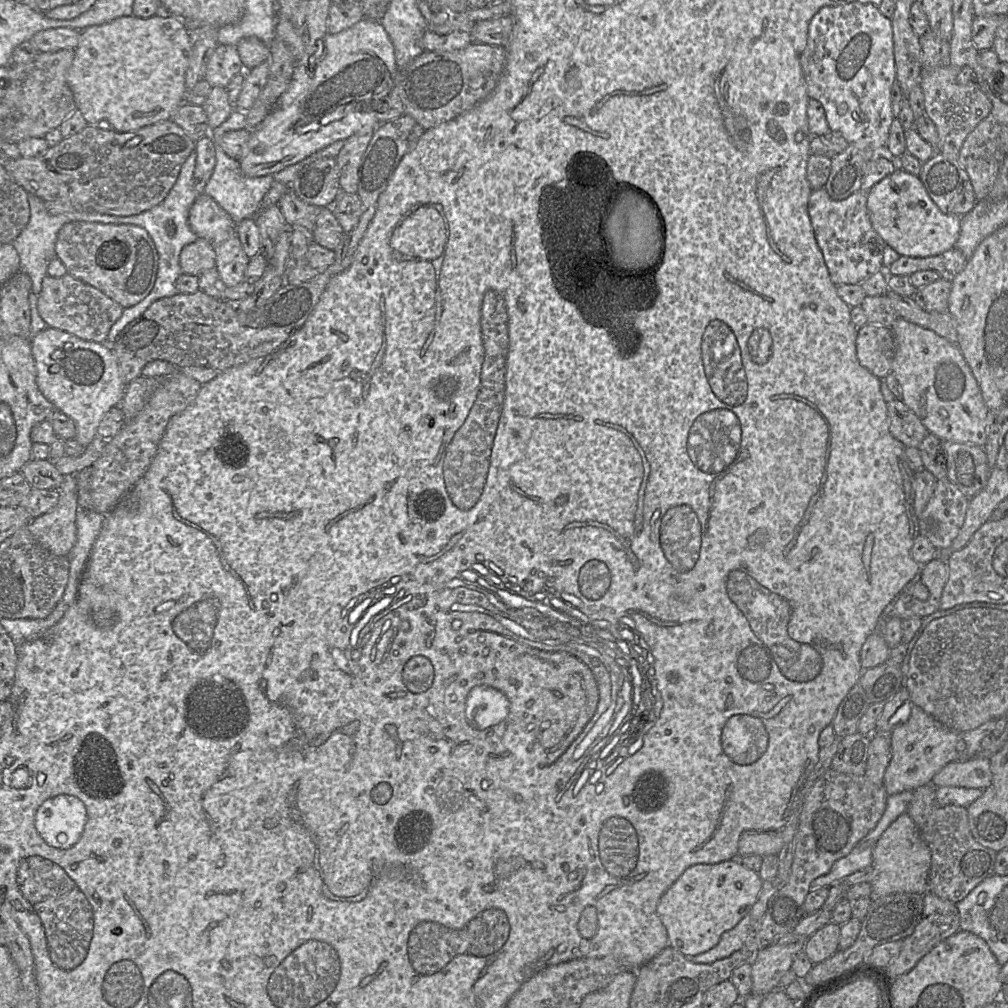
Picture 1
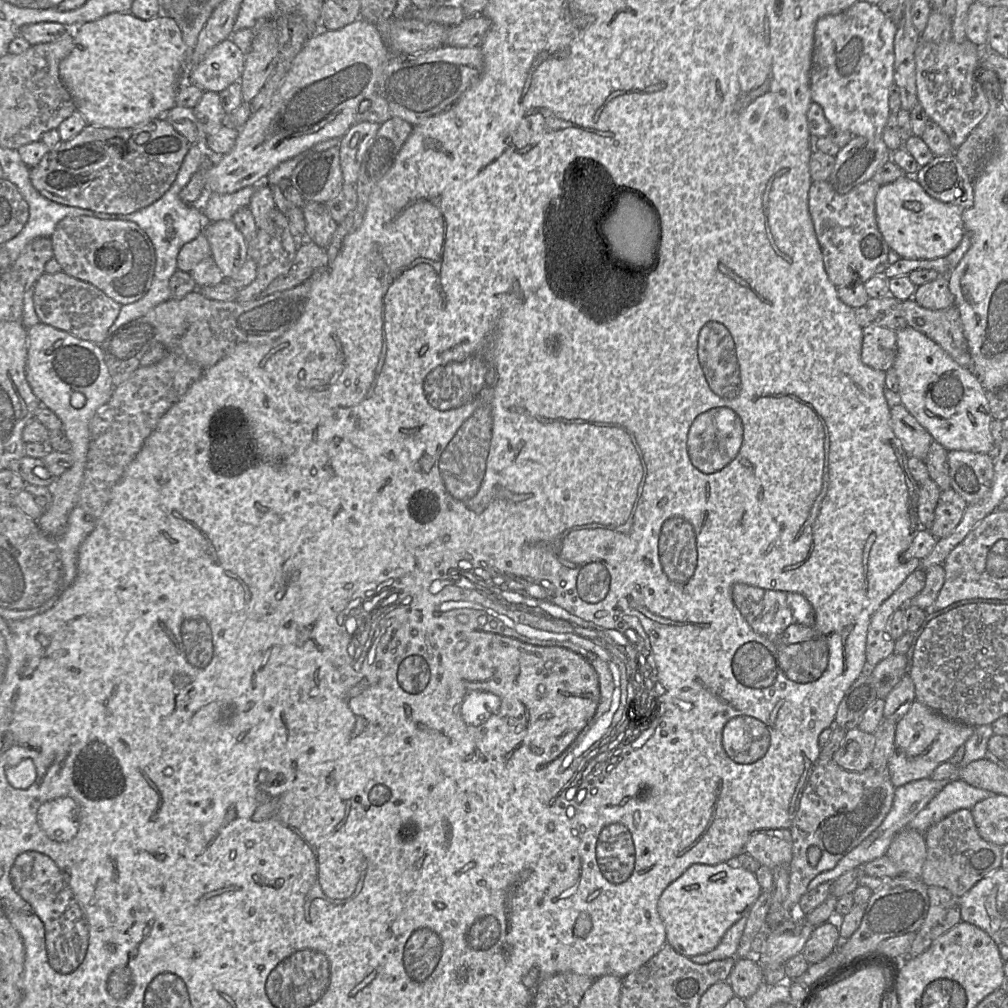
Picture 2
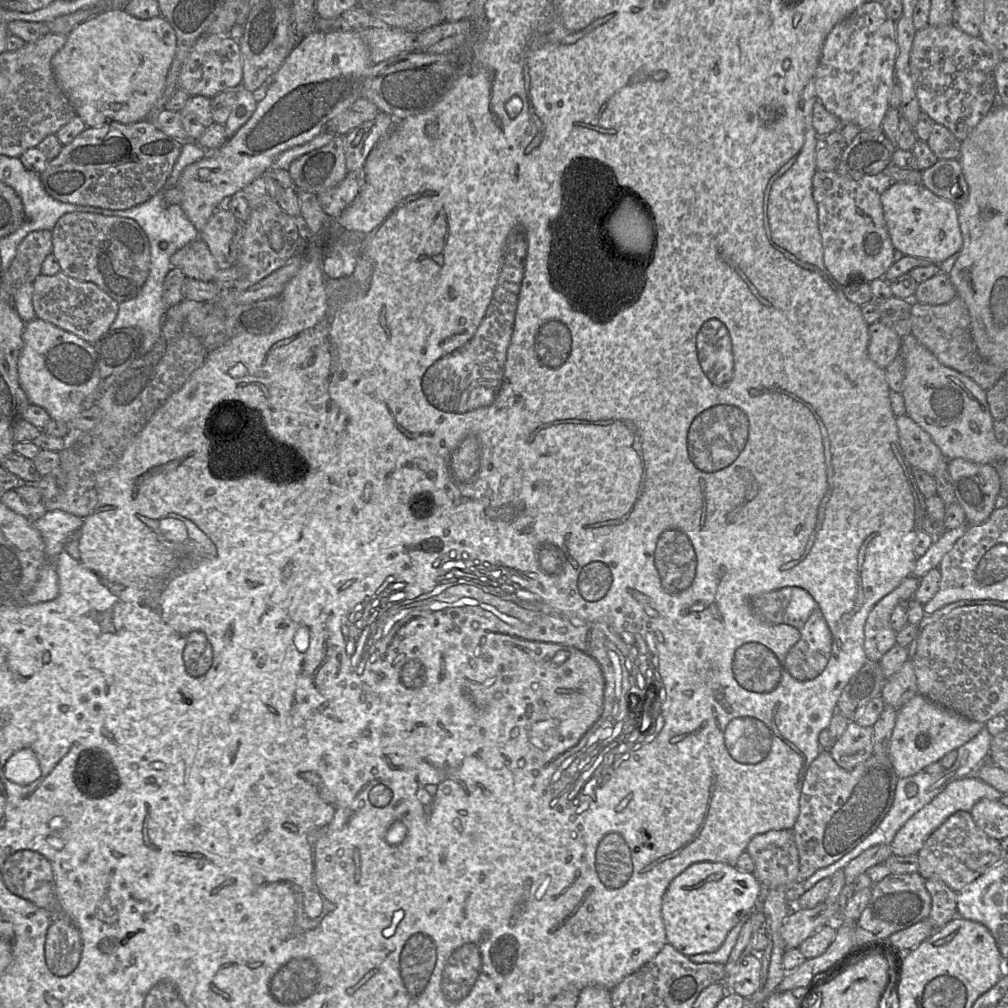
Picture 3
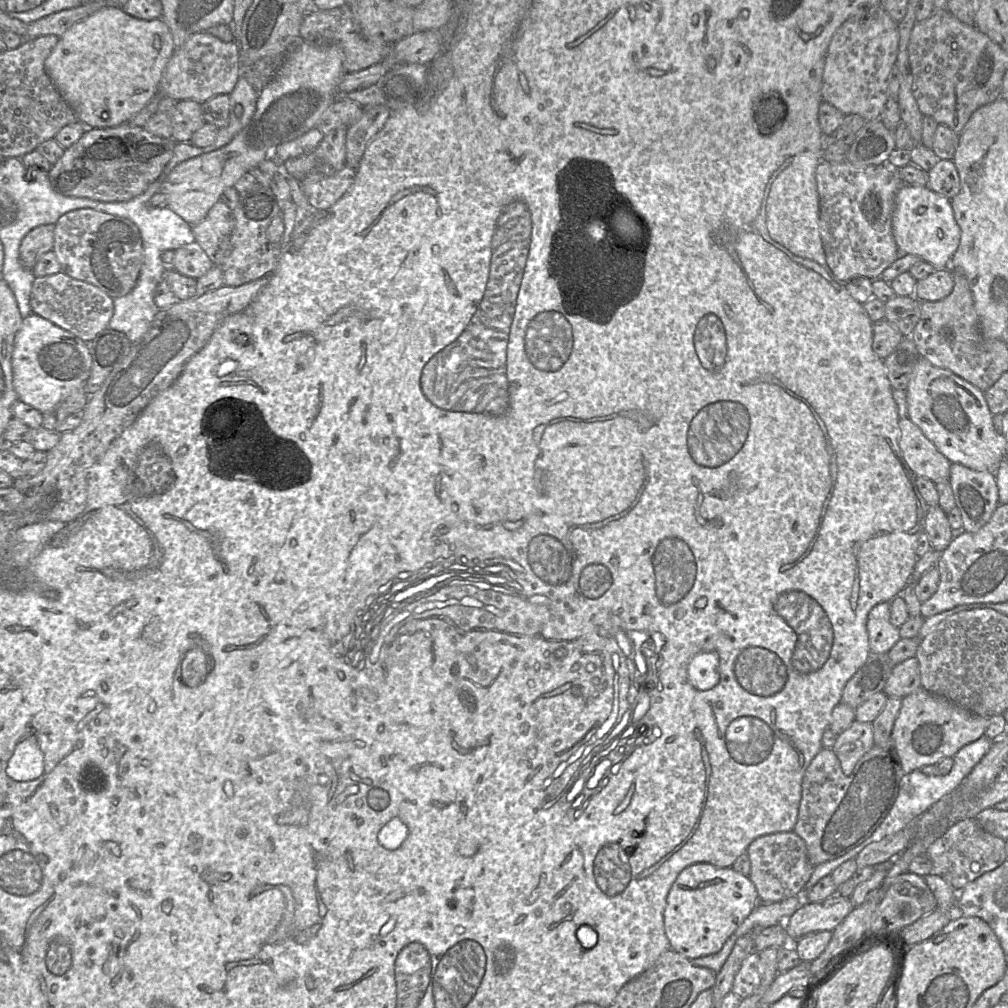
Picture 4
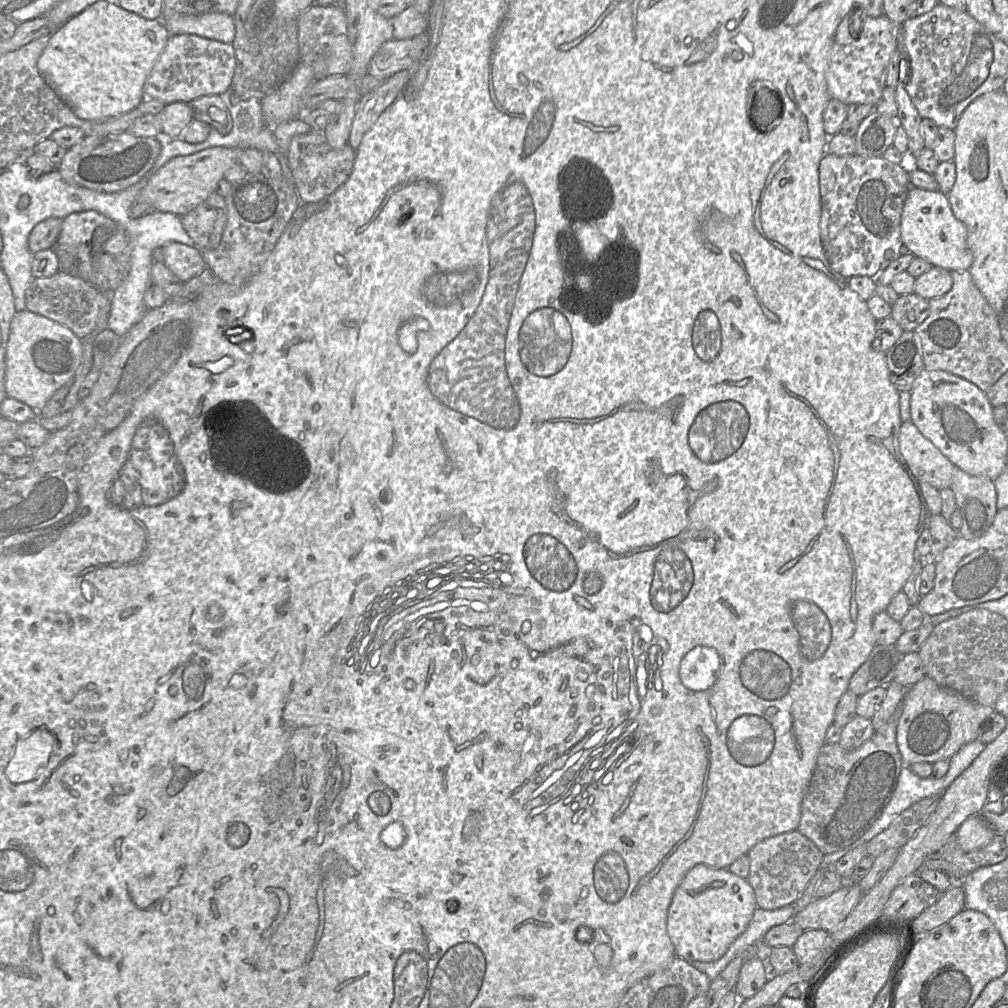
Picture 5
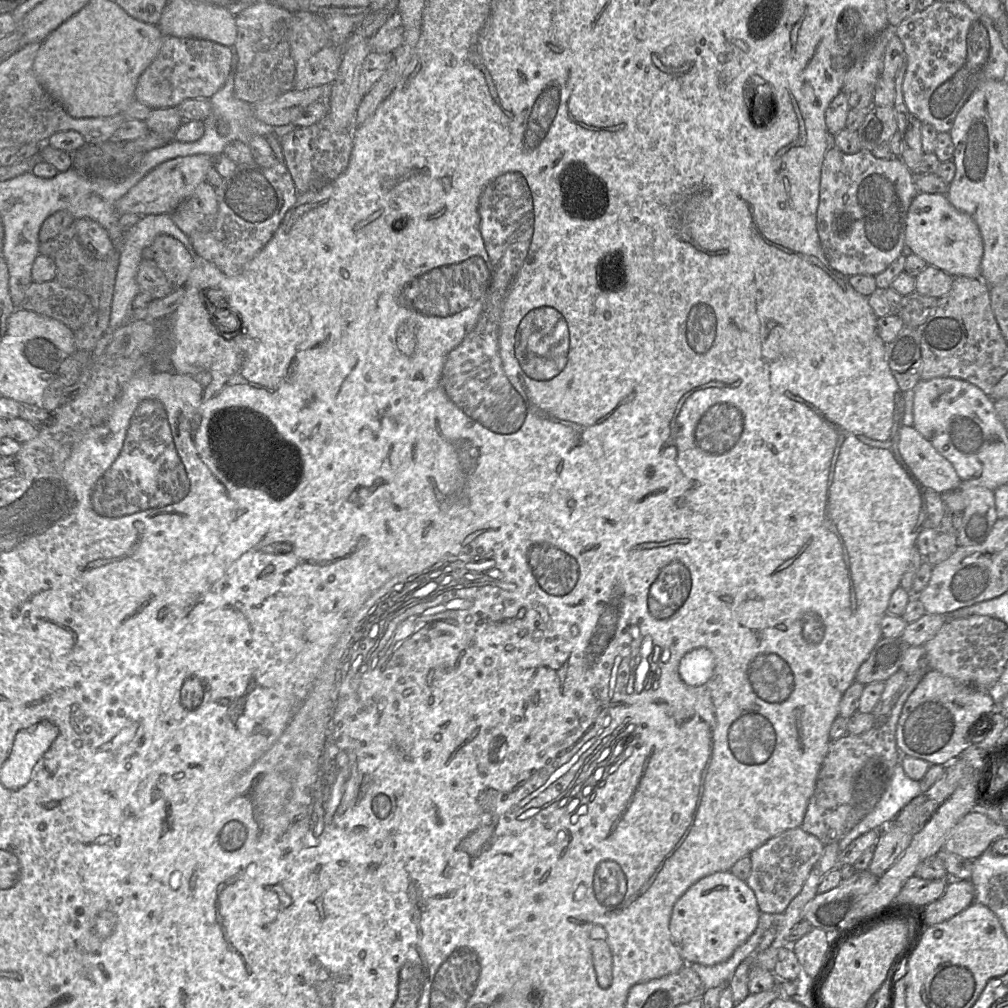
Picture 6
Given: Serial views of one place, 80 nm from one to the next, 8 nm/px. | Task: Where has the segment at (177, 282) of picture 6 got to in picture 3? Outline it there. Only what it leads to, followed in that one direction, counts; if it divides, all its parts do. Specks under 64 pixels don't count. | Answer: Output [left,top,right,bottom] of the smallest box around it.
[177,238,219,282]

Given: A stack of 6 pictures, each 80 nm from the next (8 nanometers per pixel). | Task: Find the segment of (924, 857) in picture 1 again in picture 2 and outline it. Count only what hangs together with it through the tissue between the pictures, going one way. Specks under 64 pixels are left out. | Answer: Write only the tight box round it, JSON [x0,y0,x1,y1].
[885,827,926,879]

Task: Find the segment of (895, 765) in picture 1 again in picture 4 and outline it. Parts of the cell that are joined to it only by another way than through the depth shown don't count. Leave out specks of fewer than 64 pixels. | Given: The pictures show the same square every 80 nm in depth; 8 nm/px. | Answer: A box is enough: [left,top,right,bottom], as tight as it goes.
[890,687,988,773]

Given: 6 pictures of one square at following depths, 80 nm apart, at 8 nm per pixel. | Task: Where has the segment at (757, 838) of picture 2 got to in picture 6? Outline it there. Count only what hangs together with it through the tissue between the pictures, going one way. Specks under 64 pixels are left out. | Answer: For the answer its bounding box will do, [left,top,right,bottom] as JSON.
[745,827,825,914]

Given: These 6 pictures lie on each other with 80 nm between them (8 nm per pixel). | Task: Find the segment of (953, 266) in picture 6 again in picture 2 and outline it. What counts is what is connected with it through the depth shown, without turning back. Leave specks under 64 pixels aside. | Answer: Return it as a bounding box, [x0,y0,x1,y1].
[875,176,966,259]

